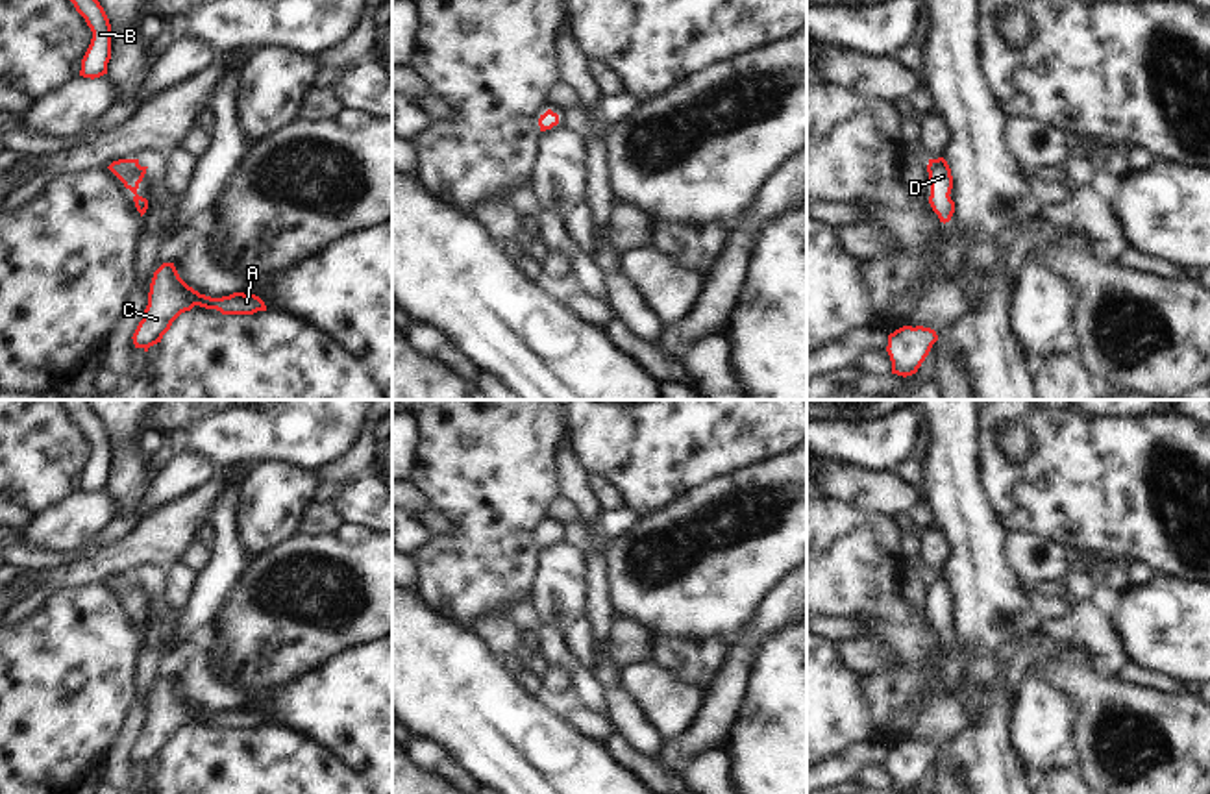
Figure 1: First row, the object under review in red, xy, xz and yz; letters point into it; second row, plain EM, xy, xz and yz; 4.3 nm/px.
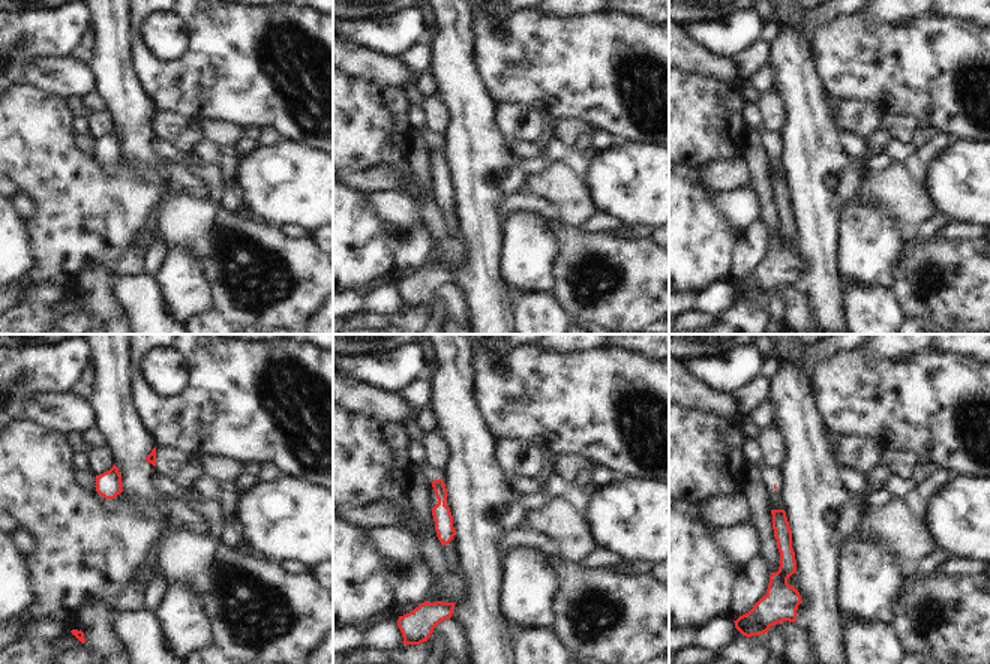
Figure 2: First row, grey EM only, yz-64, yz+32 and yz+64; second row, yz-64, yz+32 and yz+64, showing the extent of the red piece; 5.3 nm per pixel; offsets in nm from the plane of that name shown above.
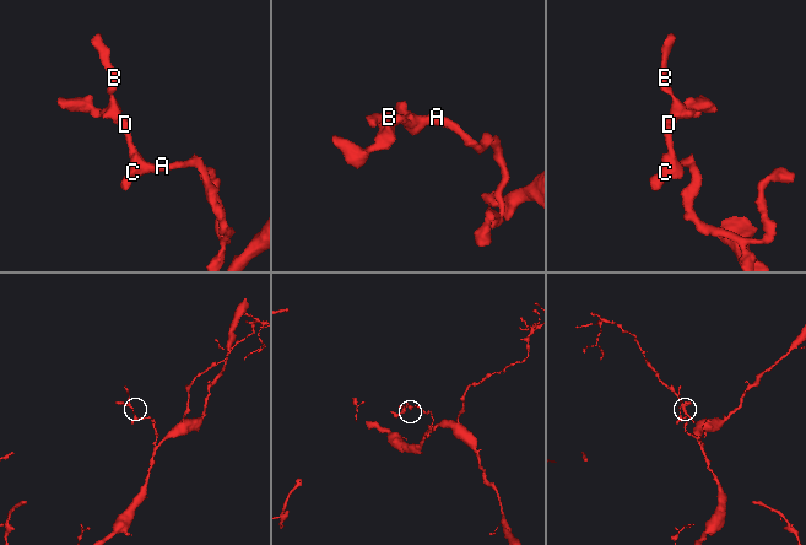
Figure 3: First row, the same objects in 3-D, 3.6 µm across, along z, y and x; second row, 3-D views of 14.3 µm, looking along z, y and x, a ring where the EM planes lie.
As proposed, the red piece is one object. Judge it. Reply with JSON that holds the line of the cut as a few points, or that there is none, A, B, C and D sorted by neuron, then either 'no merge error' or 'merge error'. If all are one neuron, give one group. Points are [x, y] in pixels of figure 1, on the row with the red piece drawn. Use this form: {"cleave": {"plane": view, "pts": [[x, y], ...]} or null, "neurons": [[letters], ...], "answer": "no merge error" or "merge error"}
{"cleave": null, "neurons": [["A", "B", "C", "D"]], "answer": "no merge error"}

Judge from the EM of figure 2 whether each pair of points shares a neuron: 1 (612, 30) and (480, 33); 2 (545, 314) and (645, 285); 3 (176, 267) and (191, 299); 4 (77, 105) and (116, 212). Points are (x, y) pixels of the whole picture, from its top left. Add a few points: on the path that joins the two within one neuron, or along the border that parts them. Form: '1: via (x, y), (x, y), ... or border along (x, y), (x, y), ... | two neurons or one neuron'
1: via (579, 51), (513, 51) | one neuron
2: border along (552, 293), (558, 306), (569, 318) | two neurons
3: via (179, 275), (183, 291) | one neuron
4: border along (65, 101), (75, 116) | two neurons

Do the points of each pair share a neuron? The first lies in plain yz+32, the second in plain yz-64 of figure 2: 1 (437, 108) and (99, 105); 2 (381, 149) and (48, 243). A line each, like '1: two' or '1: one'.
1: two
2: one

